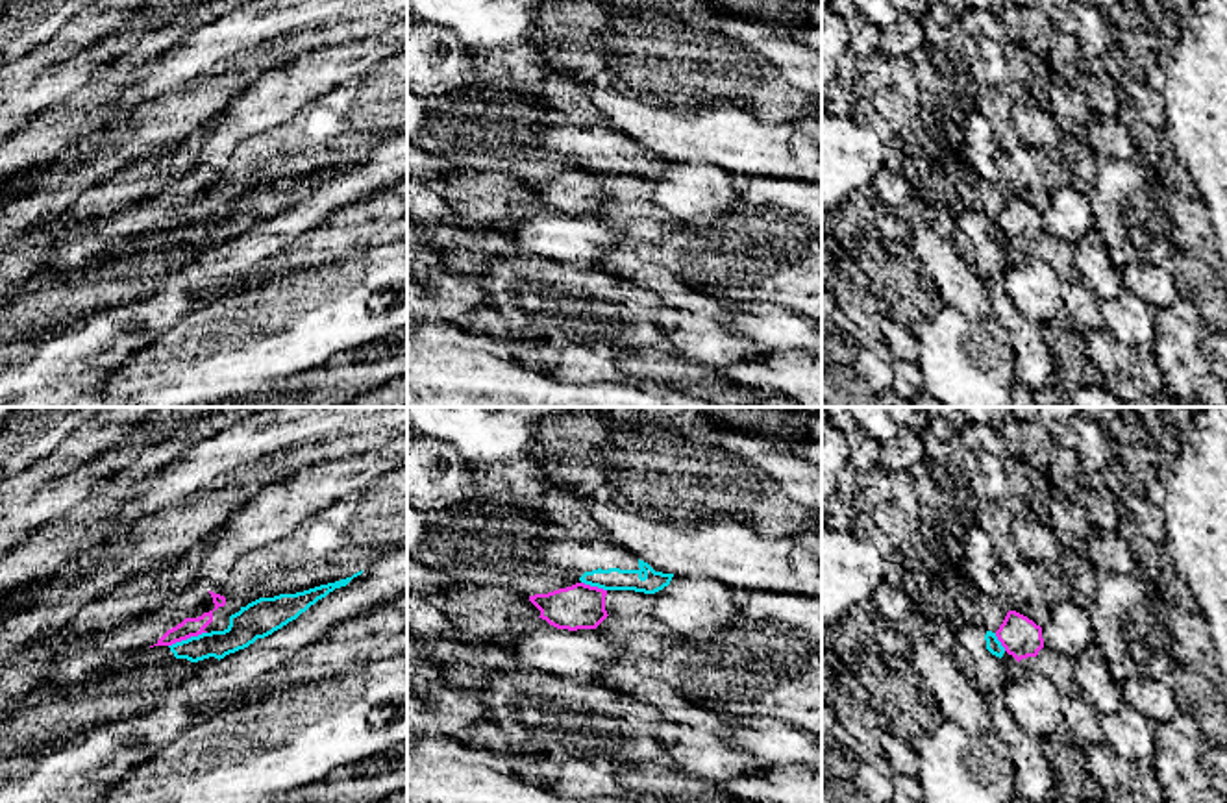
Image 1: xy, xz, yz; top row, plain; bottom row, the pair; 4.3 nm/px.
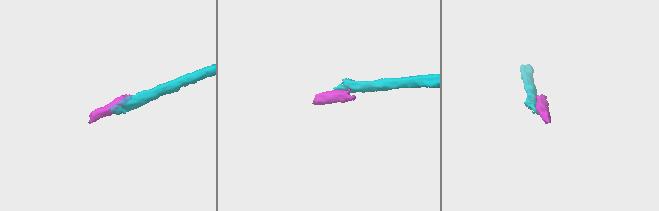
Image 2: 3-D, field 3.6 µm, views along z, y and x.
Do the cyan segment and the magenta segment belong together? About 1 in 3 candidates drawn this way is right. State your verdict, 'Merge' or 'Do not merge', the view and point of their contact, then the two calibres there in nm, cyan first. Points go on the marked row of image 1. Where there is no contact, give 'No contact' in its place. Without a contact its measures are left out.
Do not merge. Touches cyan at xy (187, 639). Thickness 140 nm (cyan) against 80 nm

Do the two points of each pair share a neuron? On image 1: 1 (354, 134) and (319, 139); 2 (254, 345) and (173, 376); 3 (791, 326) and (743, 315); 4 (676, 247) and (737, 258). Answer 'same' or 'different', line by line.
1: same
2: same
3: same
4: same

